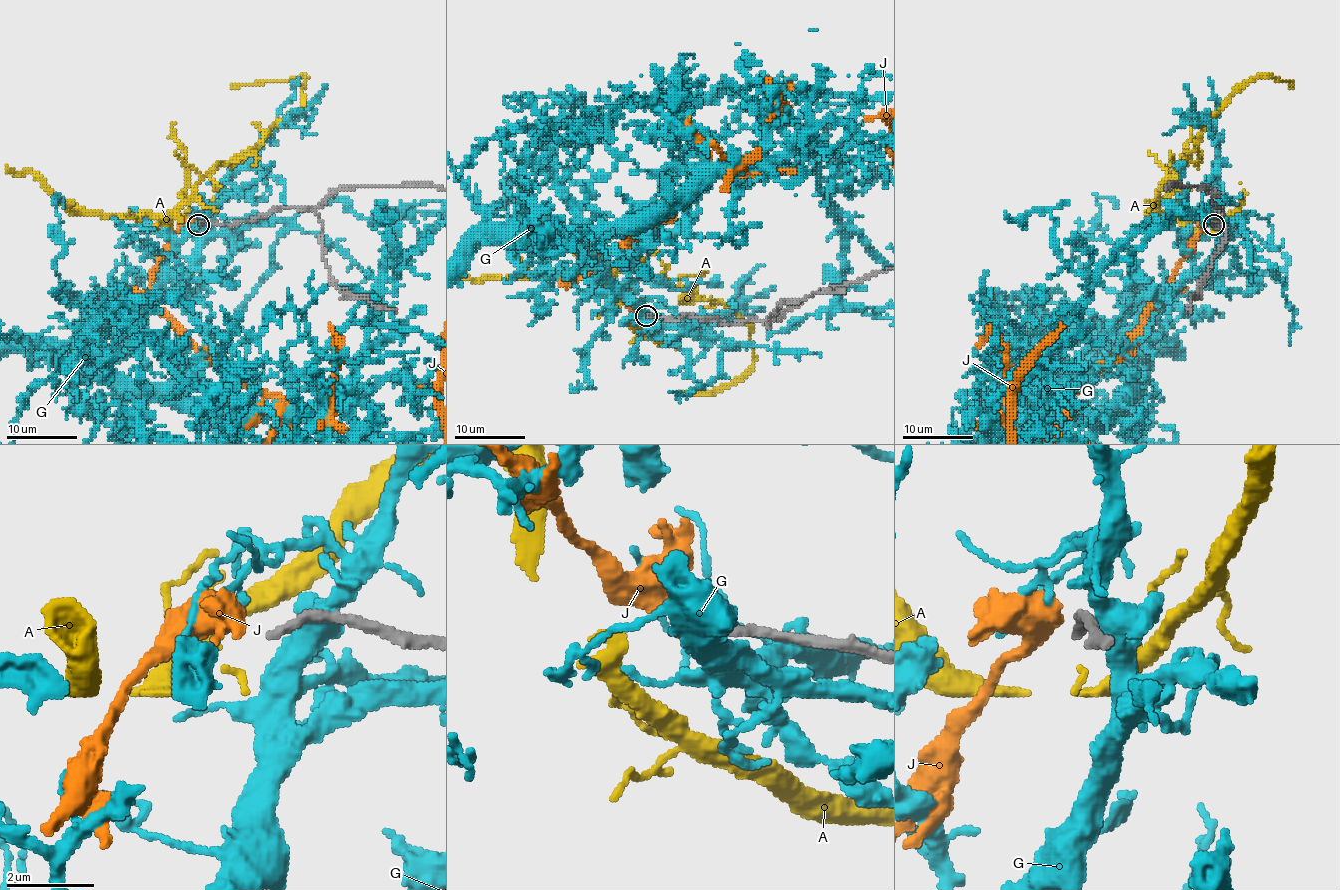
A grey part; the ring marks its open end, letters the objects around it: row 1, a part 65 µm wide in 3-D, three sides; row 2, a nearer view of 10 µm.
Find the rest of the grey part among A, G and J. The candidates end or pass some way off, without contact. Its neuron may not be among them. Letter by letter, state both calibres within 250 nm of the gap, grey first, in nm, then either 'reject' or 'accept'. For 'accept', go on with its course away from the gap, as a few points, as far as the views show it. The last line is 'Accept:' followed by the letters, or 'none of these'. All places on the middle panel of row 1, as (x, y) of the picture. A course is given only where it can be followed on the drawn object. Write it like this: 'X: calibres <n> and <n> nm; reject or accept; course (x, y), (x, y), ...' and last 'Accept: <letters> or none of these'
A: calibres 180 and 130 nm; reject
G: calibres 180 and 460 nm; reject
J: calibres 180 and 420 nm; reject
Accept: none of these

